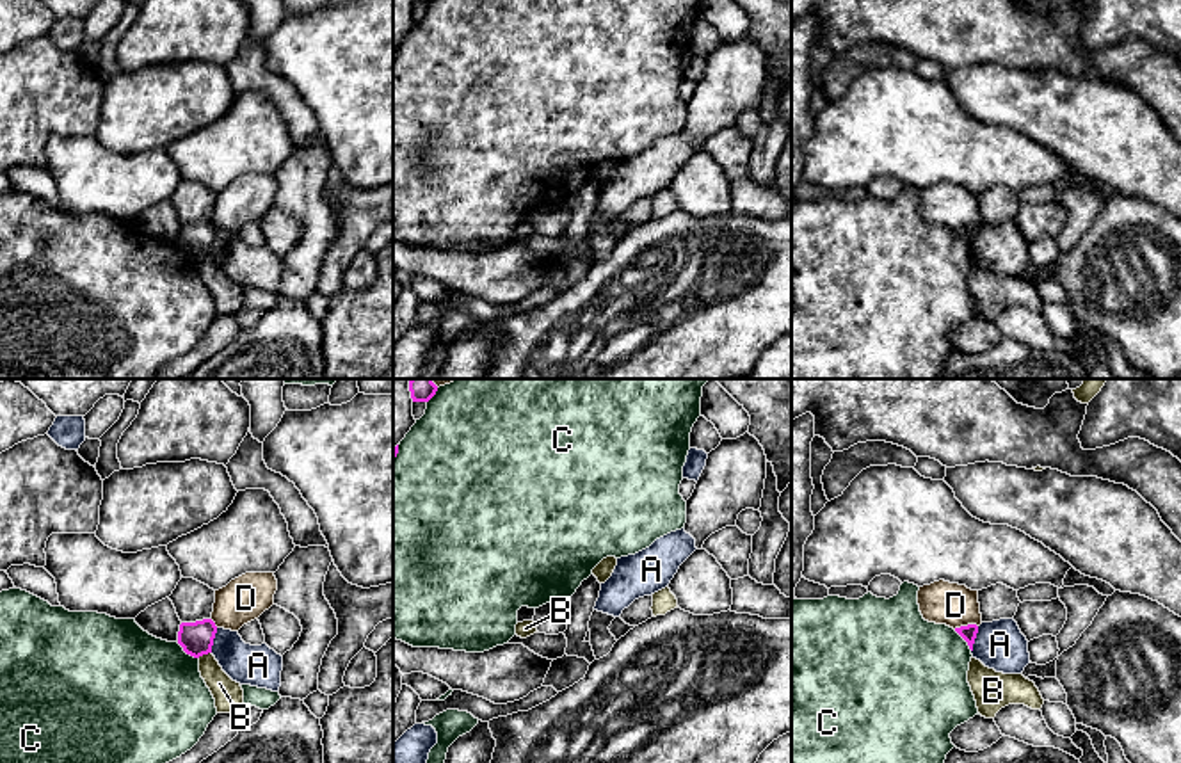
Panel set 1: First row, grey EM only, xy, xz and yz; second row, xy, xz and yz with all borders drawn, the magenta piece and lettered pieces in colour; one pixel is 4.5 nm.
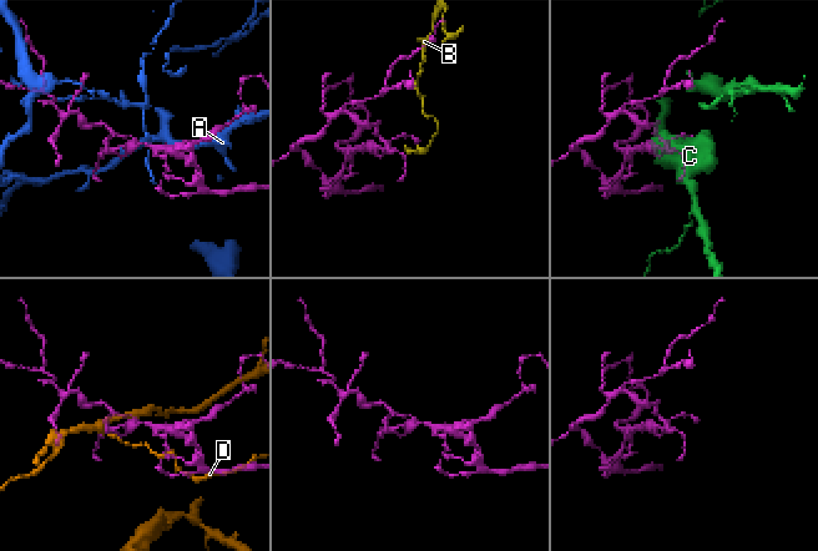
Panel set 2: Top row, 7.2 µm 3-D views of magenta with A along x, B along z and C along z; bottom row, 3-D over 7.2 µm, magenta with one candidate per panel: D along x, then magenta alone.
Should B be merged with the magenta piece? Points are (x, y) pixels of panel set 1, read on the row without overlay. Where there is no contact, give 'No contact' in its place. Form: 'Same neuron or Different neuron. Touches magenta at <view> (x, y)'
Different neuron. Touches magenta at xy (203, 255)

